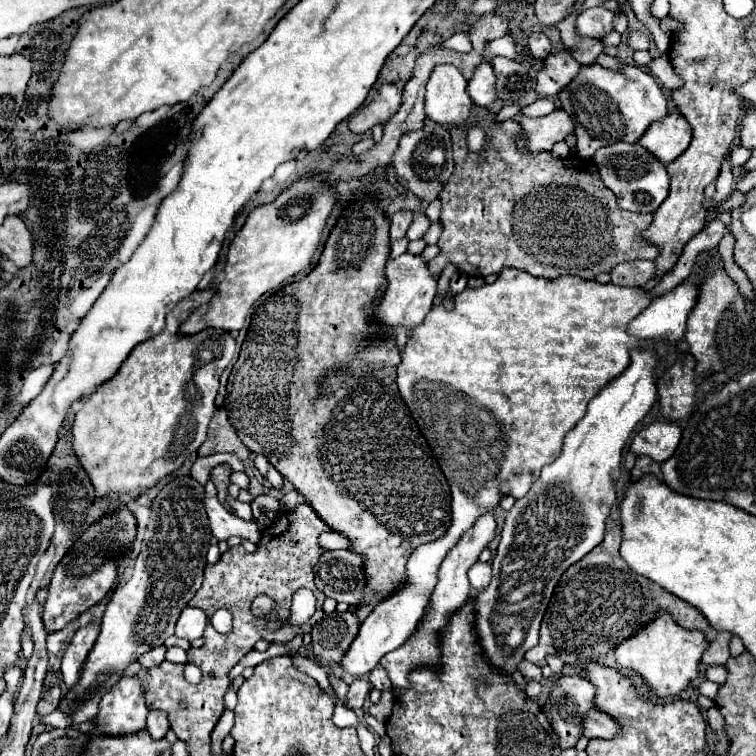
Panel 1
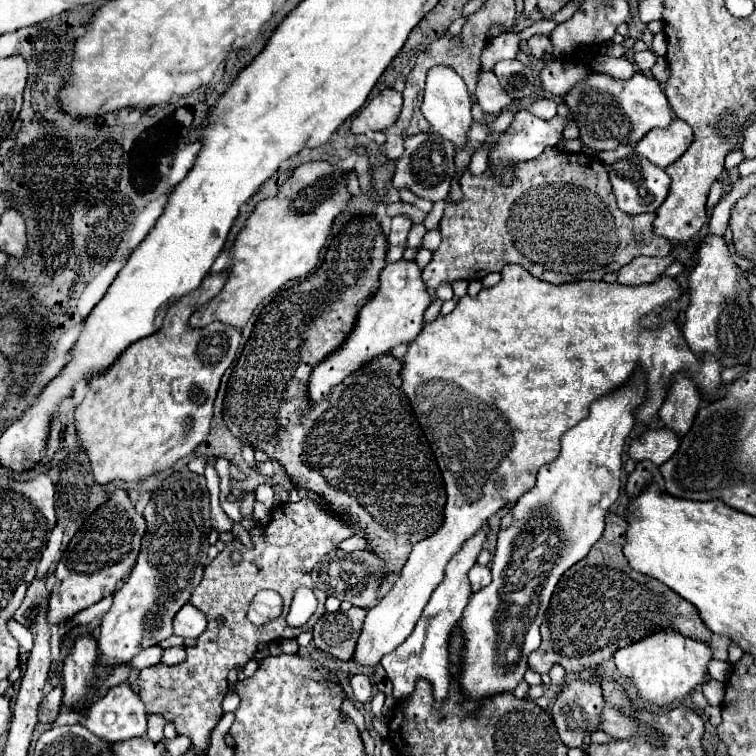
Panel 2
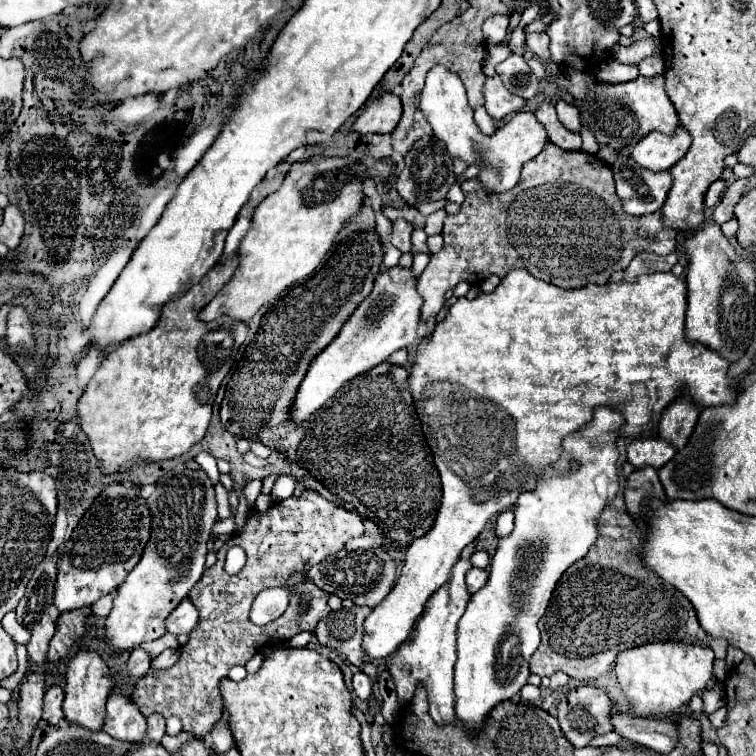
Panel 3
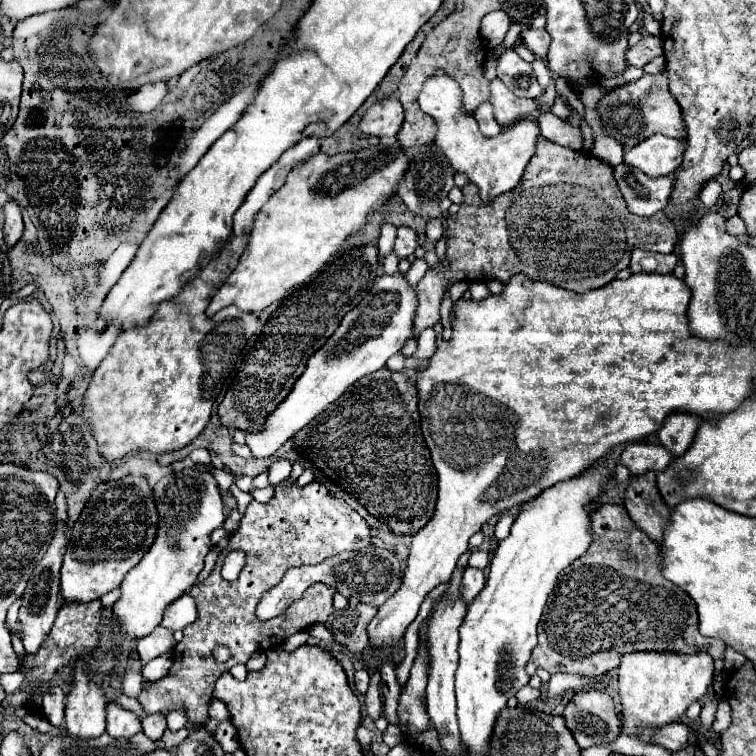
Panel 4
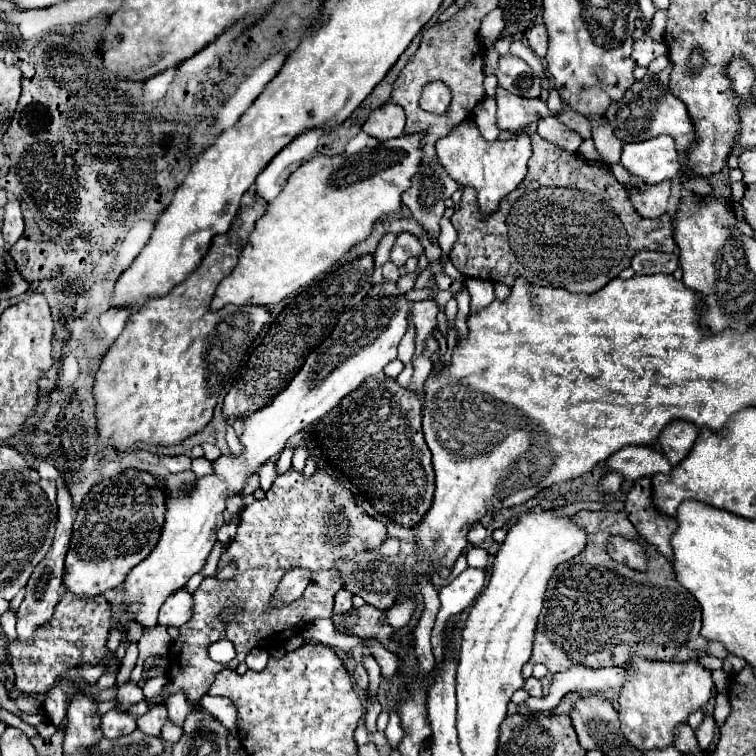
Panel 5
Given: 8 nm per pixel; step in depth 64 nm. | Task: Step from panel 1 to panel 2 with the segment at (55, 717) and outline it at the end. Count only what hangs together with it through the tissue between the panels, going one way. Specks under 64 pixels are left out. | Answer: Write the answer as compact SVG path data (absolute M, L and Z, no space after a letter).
M118 684L110 688L108 694L100 702L92 704L88 714L80 715L74 711L63 711L60 712L53 725L65 726L77 723L88 726L90 732L94 732L96 736L104 736L110 742L122 742L122 740L132 740L132 738L140 738L146 734L146 710L138 694L132 690L132 686Z

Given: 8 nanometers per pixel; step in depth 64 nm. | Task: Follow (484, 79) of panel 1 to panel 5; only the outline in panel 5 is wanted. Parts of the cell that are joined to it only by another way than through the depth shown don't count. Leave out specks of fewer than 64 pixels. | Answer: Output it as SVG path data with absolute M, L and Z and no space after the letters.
M504 88L496 90L496 104L498 104L496 126L500 130L508 130L514 134L524 132L532 122L538 122L544 116L552 114L542 98L530 100L530 98L512 96Z

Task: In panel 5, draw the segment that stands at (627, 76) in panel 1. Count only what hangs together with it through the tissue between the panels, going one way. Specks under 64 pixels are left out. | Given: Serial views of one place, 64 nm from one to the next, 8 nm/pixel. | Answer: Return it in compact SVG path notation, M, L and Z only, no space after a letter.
M670 62L666 70L662 70L660 74L648 74L642 80L634 82L624 98L620 102L610 104L606 118L608 124L614 128L614 134L622 140L622 142L644 142L644 140L652 140L658 134L666 134L672 136L676 142L676 150L680 154L686 156L686 152L690 152L690 148L694 146L694 124L692 118L688 114L688 108L682 100L678 100L668 86L668 74L672 71L673 65Z

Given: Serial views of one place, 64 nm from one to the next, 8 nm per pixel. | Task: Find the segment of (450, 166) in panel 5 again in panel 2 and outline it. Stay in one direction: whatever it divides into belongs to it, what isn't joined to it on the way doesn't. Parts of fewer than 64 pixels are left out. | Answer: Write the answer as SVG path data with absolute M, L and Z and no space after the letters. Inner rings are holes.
M436 66L428 72L426 78L426 90L424 90L424 100L422 100L422 114L432 126L436 134L442 138L450 140L456 150L466 150L468 148L468 132L472 128L472 114L470 114L470 96L466 92L464 80L450 68L450 66ZM518 110L512 124L496 136L496 140L488 148L488 168L490 172L502 182L502 184L512 184L514 180L514 168L522 160L532 160L542 154L546 146L556 146L560 140L560 132L564 130L564 120L556 116L554 120L540 120L532 116L528 110Z

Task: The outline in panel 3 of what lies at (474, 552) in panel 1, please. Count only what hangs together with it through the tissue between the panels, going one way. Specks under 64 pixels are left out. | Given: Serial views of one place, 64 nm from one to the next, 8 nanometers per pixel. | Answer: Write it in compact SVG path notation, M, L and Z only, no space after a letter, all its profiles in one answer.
M458 560L452 568L450 580L430 598L426 616L418 622L414 640L410 644L402 644L398 652L394 652L386 666L395 682L398 701L400 704L409 703L418 683L424 684L428 692L428 704L430 704L430 716L436 724L454 724L456 712L454 712L454 666L456 666L456 626L460 616L466 612L468 606L468 588L464 582L464 574L472 568L470 560Z

